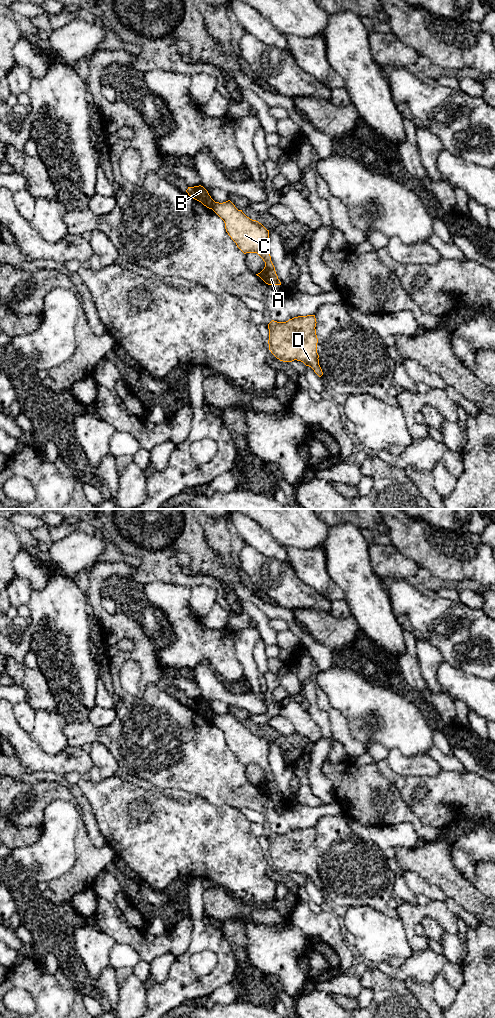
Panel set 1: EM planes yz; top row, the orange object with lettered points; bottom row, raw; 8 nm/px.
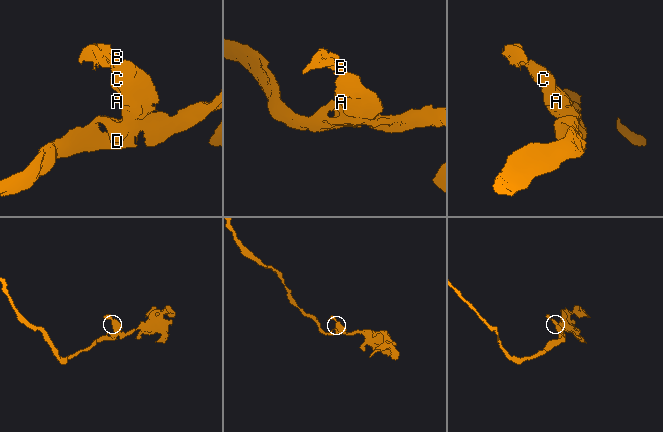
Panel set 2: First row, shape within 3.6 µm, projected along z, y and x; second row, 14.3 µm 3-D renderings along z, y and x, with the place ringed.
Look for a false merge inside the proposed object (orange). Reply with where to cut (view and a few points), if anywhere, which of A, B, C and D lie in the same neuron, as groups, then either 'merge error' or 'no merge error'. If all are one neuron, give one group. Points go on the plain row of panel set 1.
cut yz (214, 713), (211, 720); groups A C D / B; merge error

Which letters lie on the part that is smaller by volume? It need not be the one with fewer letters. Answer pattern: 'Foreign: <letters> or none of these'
Foreign: B

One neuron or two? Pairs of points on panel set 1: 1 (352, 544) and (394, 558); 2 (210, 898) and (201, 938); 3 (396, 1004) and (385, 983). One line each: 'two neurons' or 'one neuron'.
1: two neurons
2: two neurons
3: one neuron

